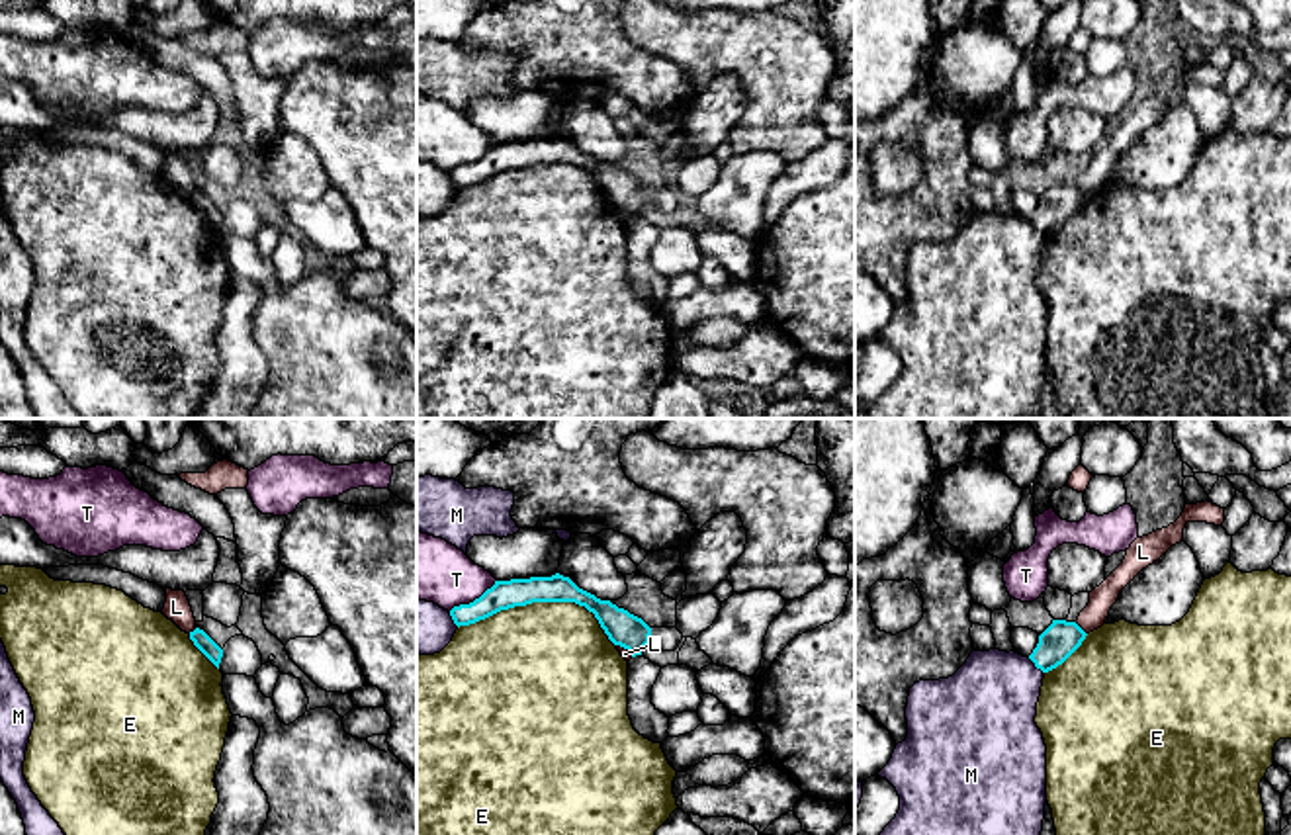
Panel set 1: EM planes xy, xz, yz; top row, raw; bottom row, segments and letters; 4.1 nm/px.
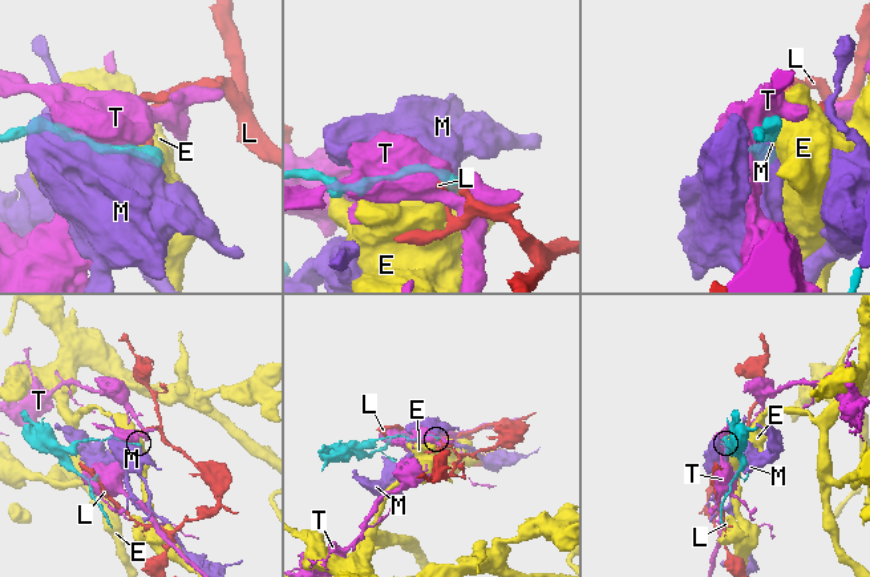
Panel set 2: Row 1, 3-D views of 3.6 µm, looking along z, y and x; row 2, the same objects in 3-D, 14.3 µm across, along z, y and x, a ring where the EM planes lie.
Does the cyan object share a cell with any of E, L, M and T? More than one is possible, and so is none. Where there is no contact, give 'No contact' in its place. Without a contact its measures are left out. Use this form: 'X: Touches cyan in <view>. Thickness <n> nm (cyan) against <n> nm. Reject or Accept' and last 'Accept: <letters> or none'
E: Touches cyan in xz. Thickness 120 nm (cyan) against 500 nm. Reject
L: Touches cyan in yz. Thickness 150 nm (cyan) against 100 nm. Reject
M: Touches cyan in yz. Thickness 150 nm (cyan) against 380 nm. Reject
T: Touches cyan in xz. Thickness 120 nm (cyan) against 280 nm. Reject
Accept: none

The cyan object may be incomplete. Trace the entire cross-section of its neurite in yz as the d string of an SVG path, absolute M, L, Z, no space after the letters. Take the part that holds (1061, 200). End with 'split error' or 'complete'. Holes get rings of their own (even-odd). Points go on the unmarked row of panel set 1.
M1052 182L1039 198L1039 205L1029 217L1037 231L1048 235L1062 227L1086 201L1086 194L1076 184Z | complete

